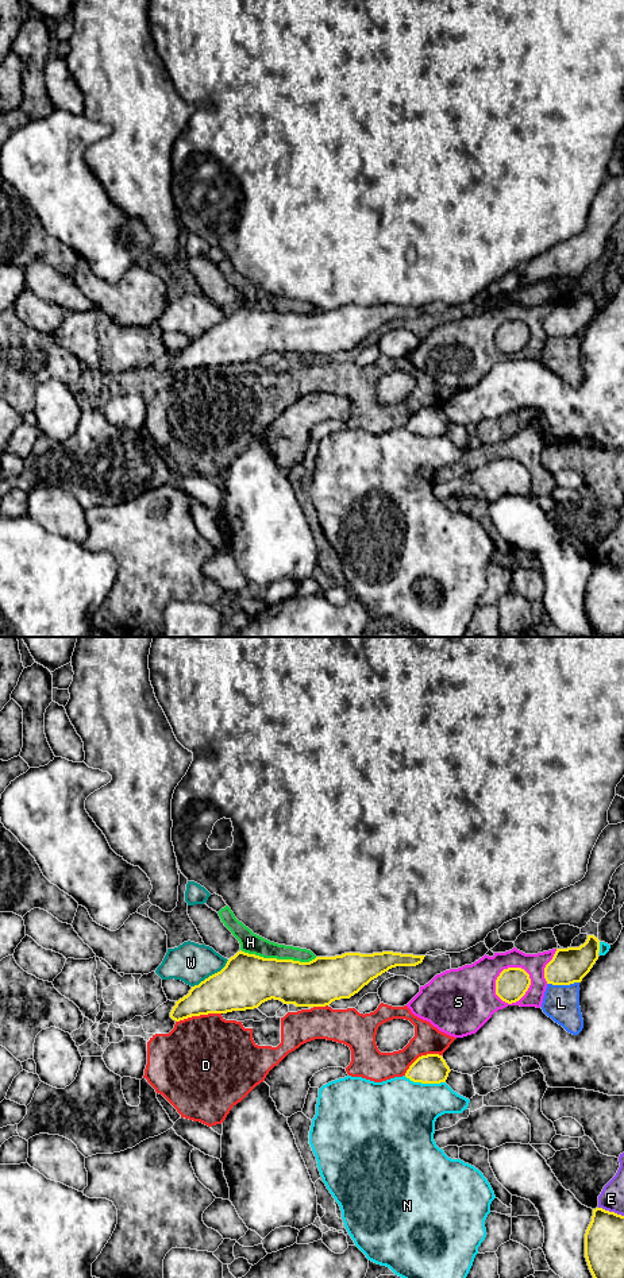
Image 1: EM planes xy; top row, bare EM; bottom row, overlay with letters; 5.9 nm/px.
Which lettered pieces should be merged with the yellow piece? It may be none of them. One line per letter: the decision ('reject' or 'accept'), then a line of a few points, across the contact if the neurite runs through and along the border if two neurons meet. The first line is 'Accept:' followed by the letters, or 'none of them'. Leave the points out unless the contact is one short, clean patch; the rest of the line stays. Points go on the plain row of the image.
Accept: none of them
D: reject
E: reject
H: reject
L: reject
N: reject
S: reject
W: reject

